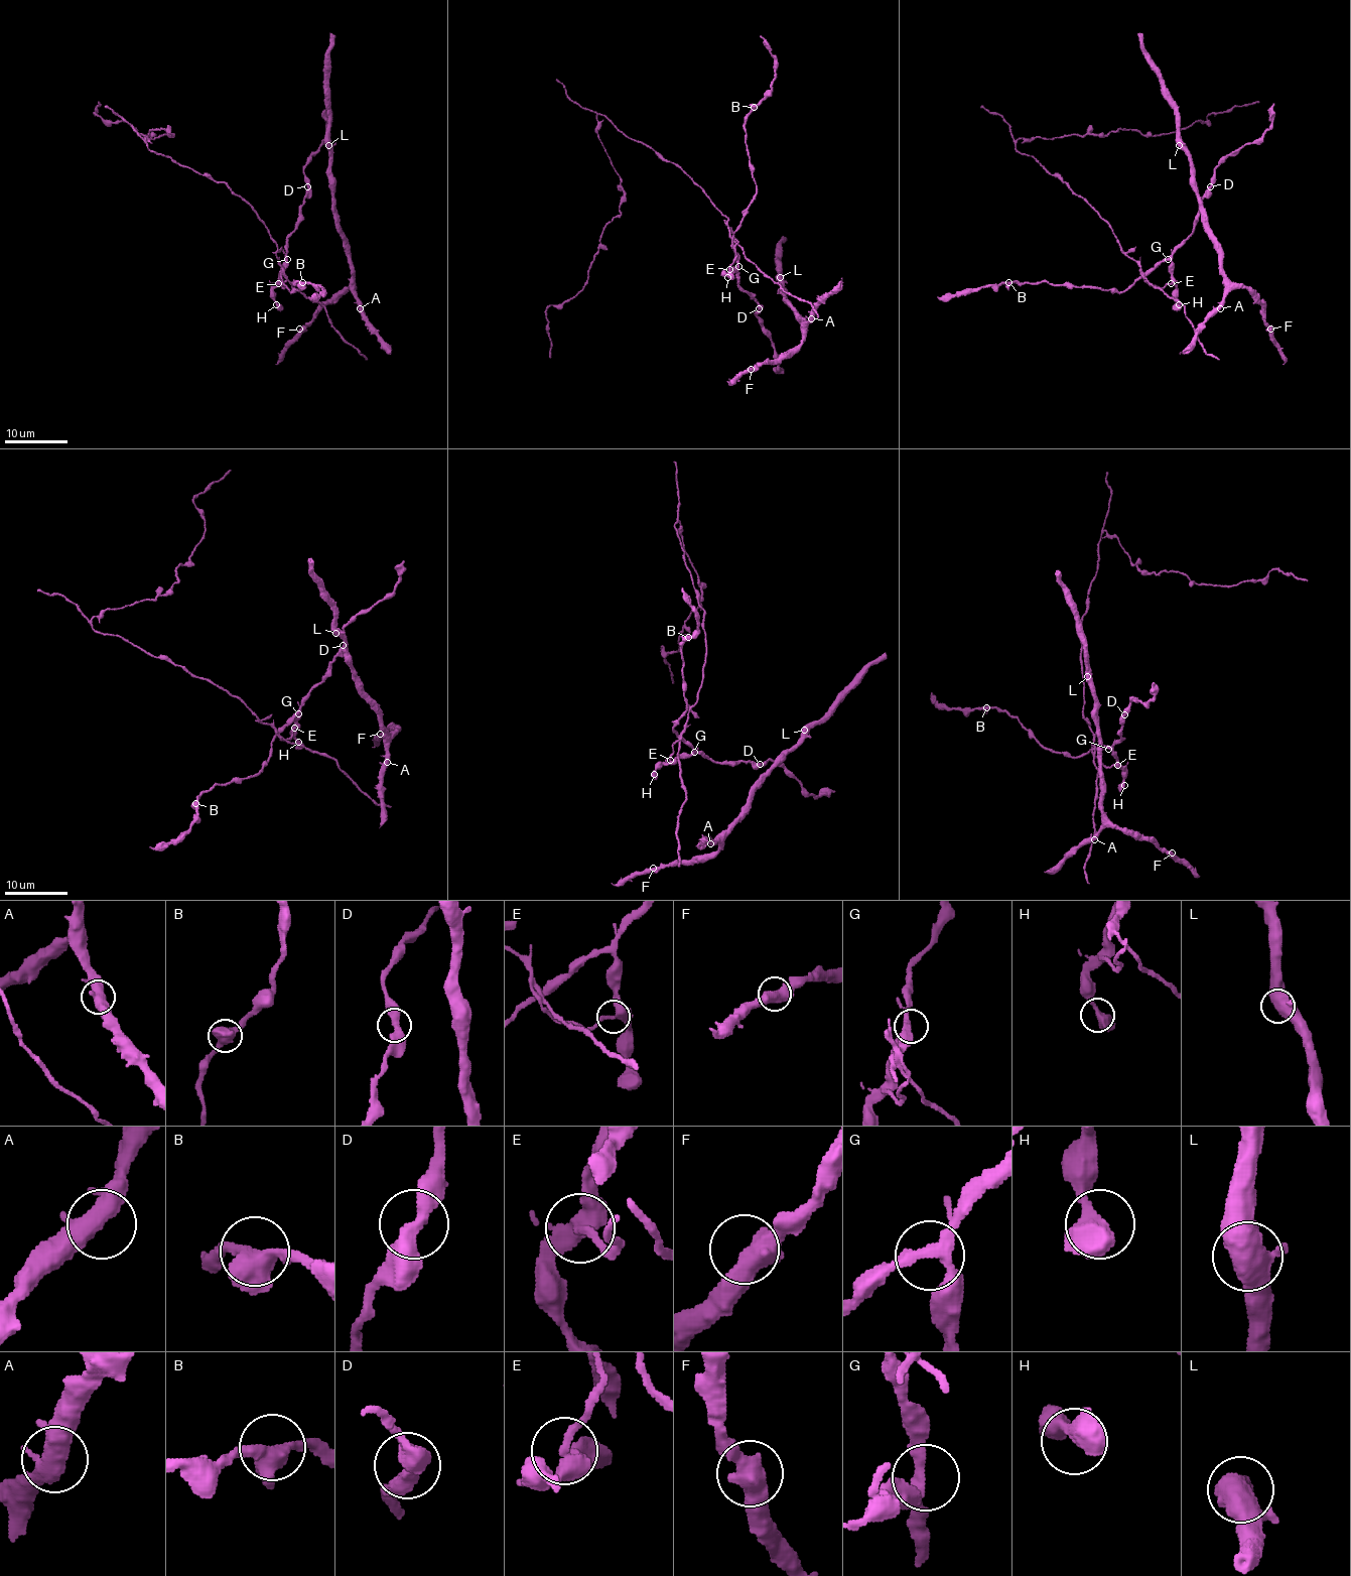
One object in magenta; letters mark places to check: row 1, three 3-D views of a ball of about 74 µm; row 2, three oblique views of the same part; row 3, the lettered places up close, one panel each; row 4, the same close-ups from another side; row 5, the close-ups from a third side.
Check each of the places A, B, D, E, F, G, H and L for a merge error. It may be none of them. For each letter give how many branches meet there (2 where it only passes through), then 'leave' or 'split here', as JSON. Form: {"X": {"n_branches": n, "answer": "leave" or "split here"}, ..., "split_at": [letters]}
{"A": {"n_branches": 4, "answer": "leave"}, "B": {"n_branches": 3, "answer": "leave"}, "D": {"n_branches": 2, "answer": "leave"}, "E": {"n_branches": 3, "answer": "split here"}, "F": {"n_branches": 3, "answer": "leave"}, "G": {"n_branches": 3, "answer": "leave"}, "H": {"n_branches": 2, "answer": "leave"}, "L": {"n_branches": 3, "answer": "leave"}, "split_at": ["E"]}

